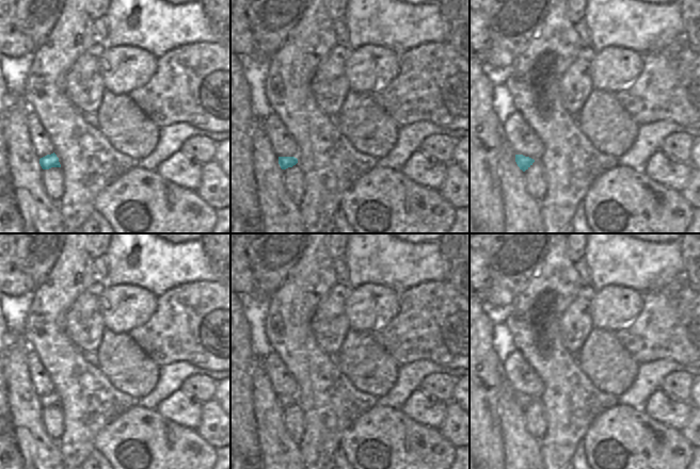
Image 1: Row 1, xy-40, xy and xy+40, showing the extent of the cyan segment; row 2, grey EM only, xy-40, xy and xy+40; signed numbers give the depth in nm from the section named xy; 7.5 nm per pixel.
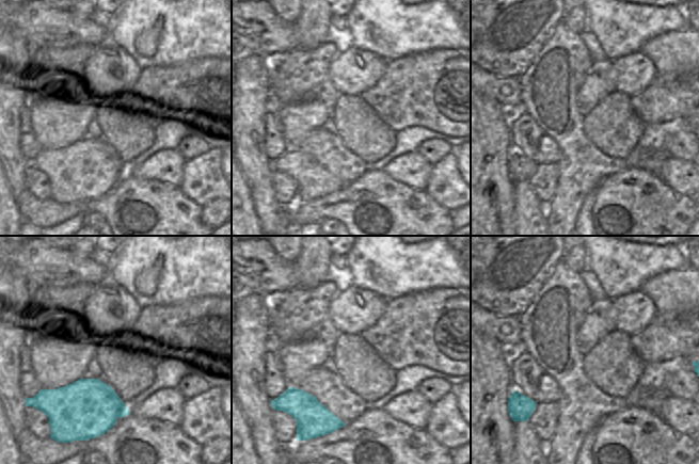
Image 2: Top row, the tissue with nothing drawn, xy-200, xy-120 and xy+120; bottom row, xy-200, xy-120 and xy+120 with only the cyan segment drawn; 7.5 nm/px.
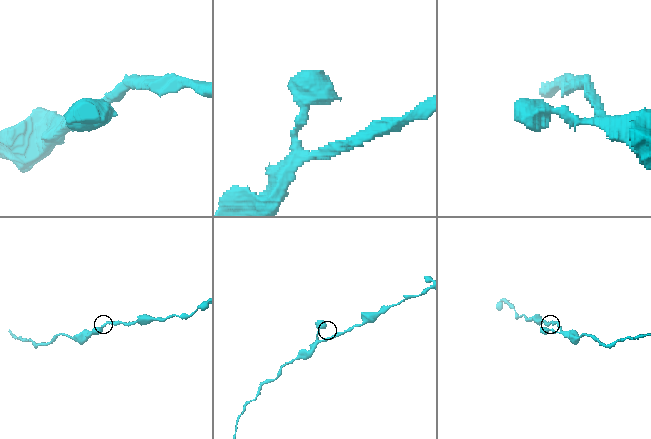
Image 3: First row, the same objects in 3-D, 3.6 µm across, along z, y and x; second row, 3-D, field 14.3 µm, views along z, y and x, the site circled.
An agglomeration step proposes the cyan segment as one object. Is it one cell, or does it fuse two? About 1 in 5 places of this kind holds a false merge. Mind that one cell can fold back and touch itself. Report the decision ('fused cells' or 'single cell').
single cell

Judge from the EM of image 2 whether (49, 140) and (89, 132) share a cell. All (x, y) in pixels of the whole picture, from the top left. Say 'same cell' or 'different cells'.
different cells

